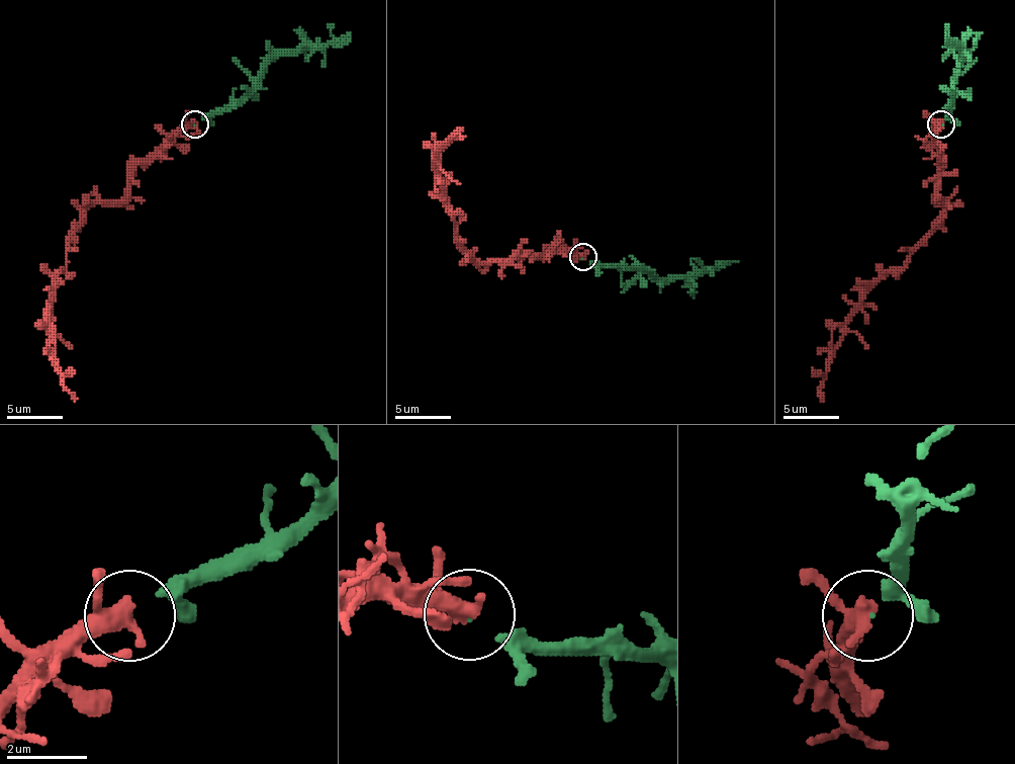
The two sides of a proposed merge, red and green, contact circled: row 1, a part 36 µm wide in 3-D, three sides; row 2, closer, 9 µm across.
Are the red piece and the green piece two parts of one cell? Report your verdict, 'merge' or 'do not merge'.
merge

